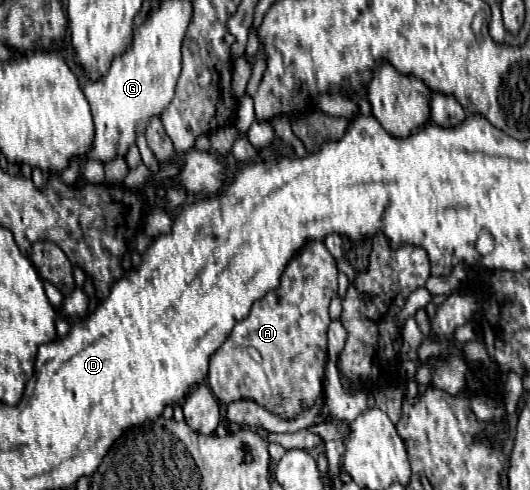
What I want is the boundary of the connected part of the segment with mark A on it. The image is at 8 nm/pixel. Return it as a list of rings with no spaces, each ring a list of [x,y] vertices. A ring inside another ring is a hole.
[[[308,241],[288,263],[280,277],[280,287],[268,291],[262,299],[252,305],[250,315],[236,323],[230,333],[230,341],[224,341],[210,357],[208,385],[220,403],[228,405],[238,399],[250,399],[262,405],[264,409],[276,413],[282,419],[294,419],[300,411],[312,407],[314,399],[322,395],[324,383],[324,365],[326,365],[326,331],[330,325],[328,305],[330,299],[338,295],[338,269],[336,259],[328,255],[328,249],[322,241]]]

